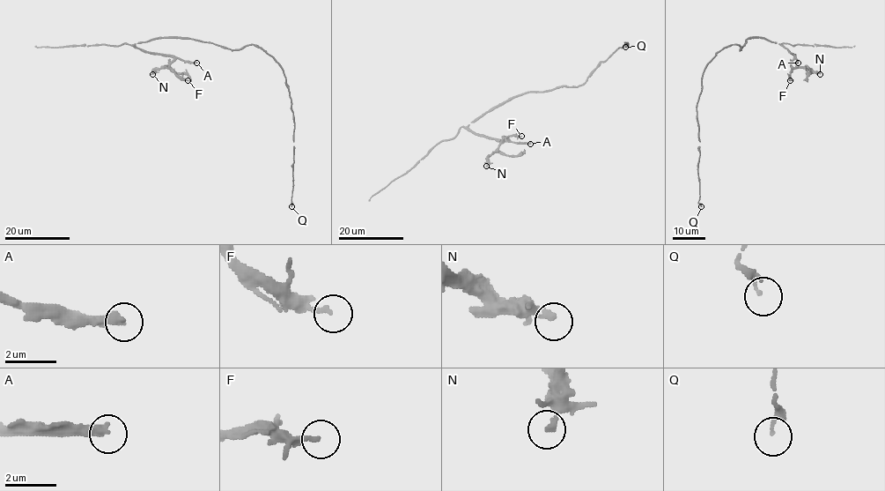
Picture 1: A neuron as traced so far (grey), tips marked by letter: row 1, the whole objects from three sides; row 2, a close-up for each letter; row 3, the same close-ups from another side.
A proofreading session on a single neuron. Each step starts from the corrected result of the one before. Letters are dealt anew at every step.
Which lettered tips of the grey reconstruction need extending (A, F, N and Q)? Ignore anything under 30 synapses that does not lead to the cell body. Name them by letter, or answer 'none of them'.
A, N

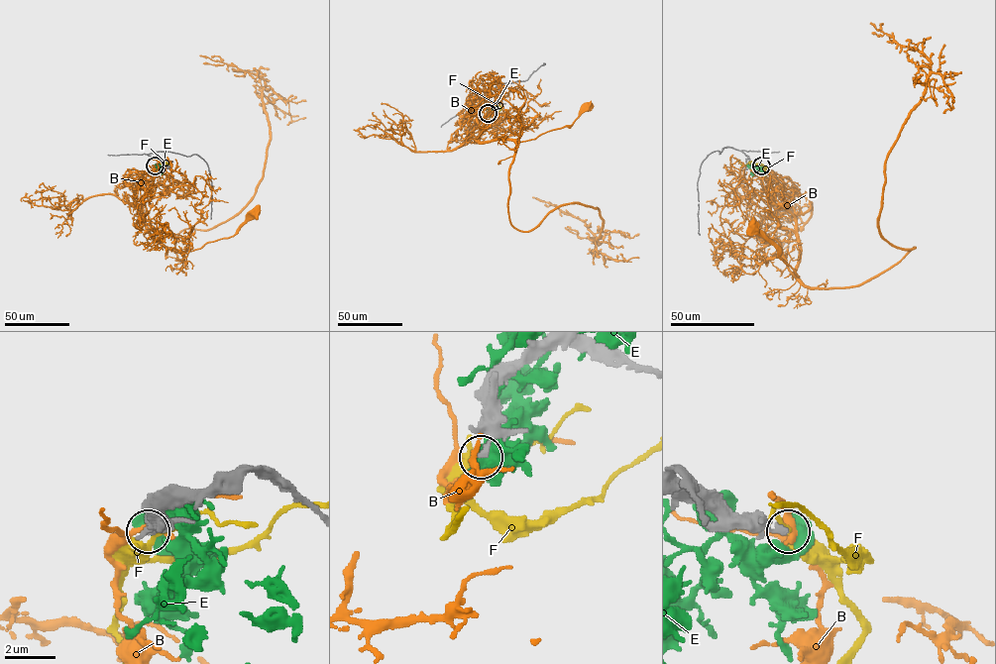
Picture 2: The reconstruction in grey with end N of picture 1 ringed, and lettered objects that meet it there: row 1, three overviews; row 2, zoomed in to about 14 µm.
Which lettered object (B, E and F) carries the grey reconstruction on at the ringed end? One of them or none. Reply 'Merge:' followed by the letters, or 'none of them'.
Merge: none of them

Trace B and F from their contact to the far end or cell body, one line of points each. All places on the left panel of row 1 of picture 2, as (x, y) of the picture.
B: (155, 166), (154, 178), (136, 189), (135, 199), (146, 228), (167, 248), (201, 248), (233, 236), (255, 214)
F: (156, 166), (167, 164), (163, 163), (163, 166), (159, 162), (164, 163)

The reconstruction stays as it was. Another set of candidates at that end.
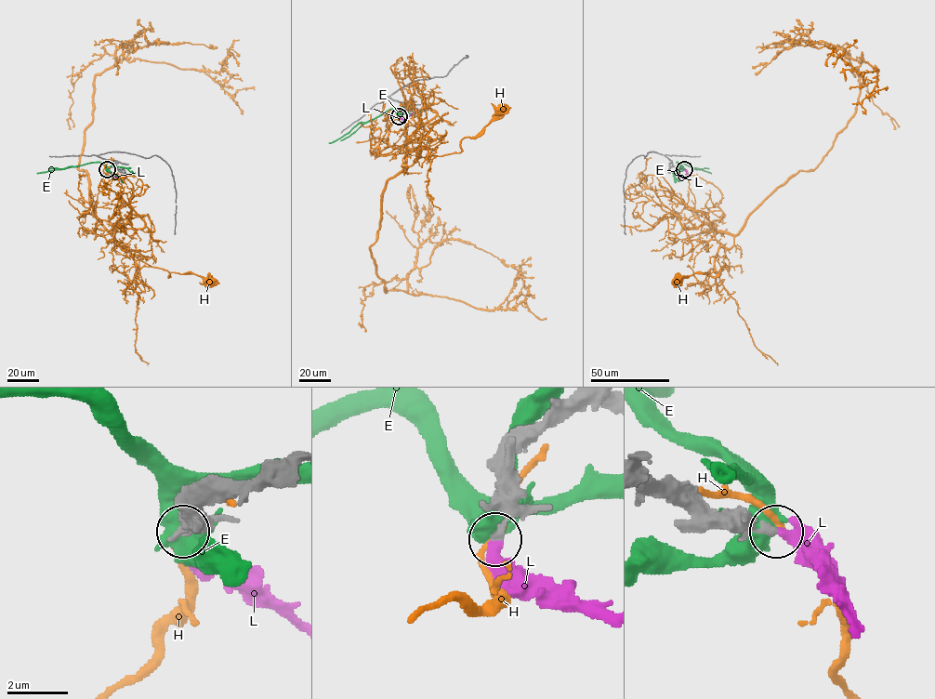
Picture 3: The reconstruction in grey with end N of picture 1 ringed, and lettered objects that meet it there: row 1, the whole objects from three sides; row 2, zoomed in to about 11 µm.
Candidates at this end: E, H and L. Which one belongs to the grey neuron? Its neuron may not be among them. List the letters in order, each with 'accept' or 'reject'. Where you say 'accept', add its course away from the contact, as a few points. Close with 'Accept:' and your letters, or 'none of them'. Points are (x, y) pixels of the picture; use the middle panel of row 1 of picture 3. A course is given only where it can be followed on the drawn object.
E: reject
H: reject
L: accept; course (399, 115), (405, 120), (418, 110)
Accept: L

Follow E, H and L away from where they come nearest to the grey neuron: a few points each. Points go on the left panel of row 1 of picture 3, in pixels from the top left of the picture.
E: (107, 169), (101, 163), (88, 163), (37, 173)
H: (107, 169), (93, 206), (96, 227), (114, 230), (123, 248), (166, 270), (169, 277), (191, 271), (212, 282)
L: (107, 169), (117, 178), (126, 176)

